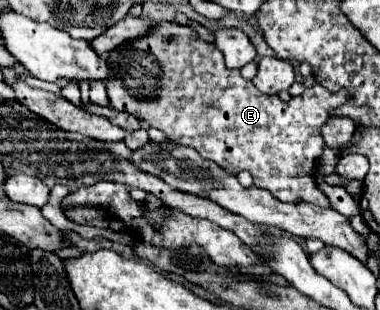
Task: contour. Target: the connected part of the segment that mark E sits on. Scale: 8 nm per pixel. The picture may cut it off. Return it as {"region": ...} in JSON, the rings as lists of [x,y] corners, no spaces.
{"region":[[[160,21],[150,27],[146,35],[118,45],[106,55],[106,63],[110,71],[106,91],[114,109],[144,119],[150,127],[164,131],[170,141],[196,149],[204,159],[218,163],[230,175],[238,175],[240,171],[252,173],[254,183],[280,201],[306,201],[318,207],[330,205],[328,197],[316,187],[314,171],[318,157],[326,149],[320,129],[330,119],[330,111],[352,101],[352,95],[346,89],[330,93],[320,83],[314,83],[304,91],[304,95],[292,97],[284,103],[278,95],[260,93],[252,81],[244,81],[238,69],[228,69],[224,65],[224,55],[214,43],[202,41],[196,31],[174,21]]]}

